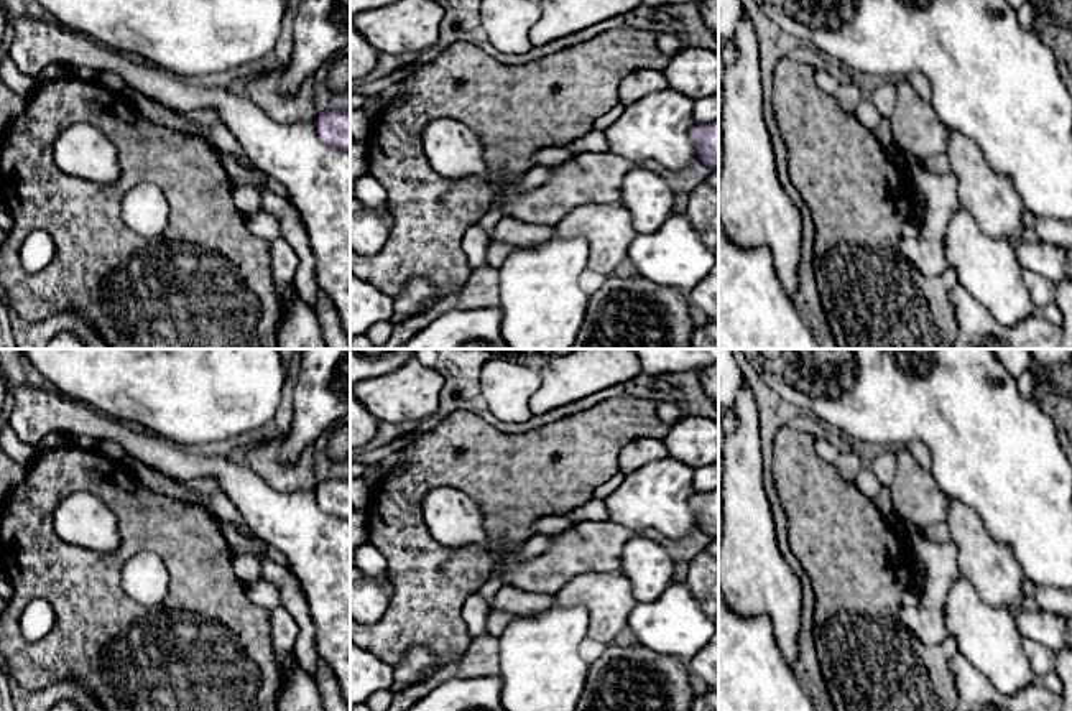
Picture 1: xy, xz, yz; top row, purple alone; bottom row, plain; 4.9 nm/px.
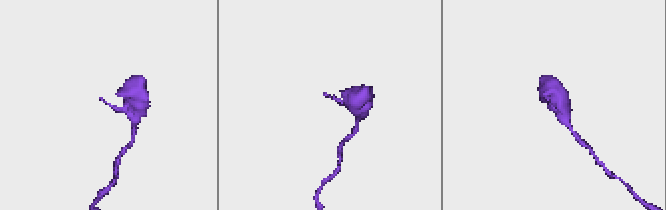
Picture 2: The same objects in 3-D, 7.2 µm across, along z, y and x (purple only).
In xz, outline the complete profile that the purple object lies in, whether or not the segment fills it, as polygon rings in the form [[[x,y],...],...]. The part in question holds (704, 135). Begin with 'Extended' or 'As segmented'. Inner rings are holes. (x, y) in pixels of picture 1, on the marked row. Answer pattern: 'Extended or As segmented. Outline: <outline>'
As segmented. Outline: [[[719,120],[712,123],[695,123],[691,138],[697,148],[700,163],[719,173]]]

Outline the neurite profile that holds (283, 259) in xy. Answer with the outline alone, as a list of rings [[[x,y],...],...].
[[[283,240],[270,242],[271,250],[271,278],[276,286],[278,300],[283,306],[283,321],[289,311],[293,278],[298,265],[296,252]]]

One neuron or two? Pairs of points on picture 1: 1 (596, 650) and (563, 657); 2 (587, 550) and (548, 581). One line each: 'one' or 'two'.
1: two
2: one

